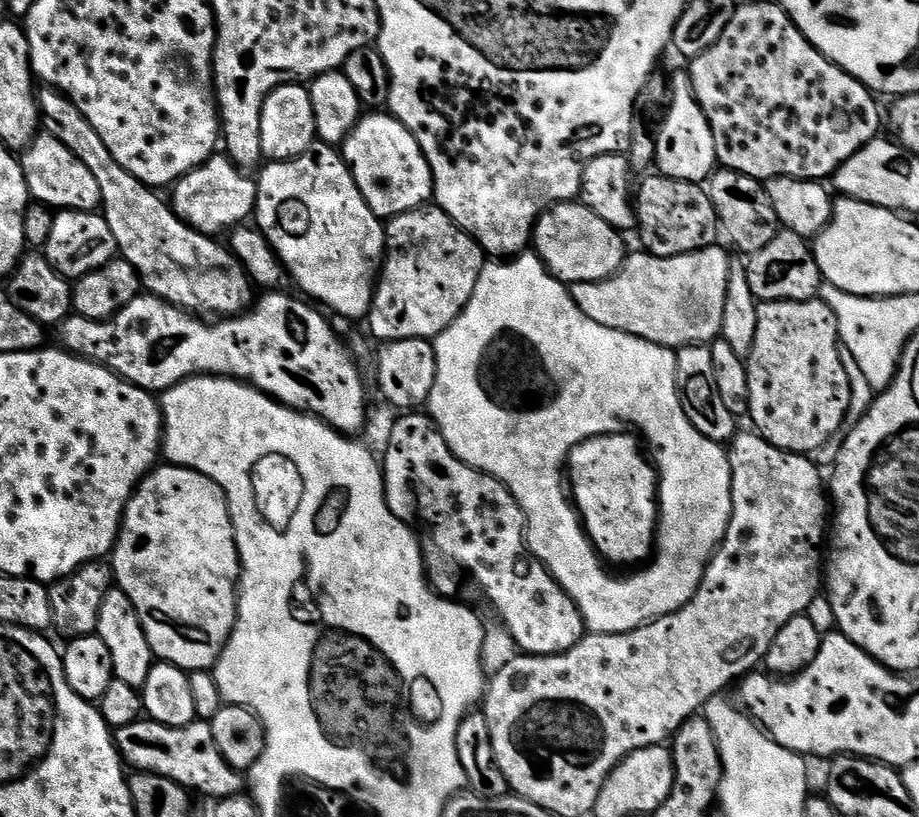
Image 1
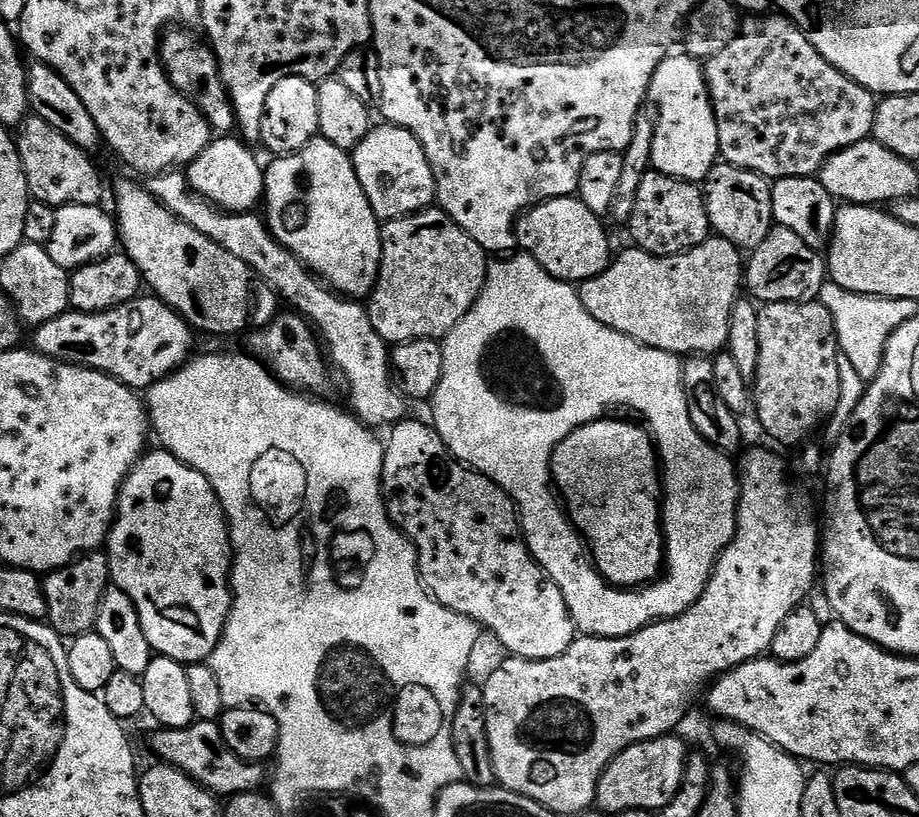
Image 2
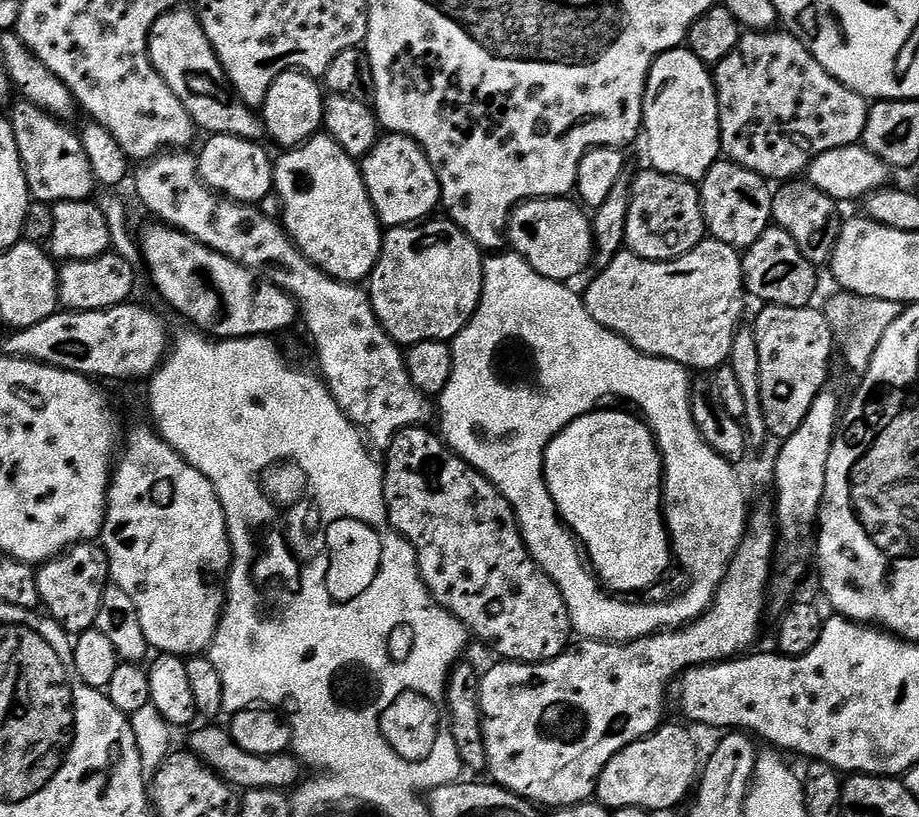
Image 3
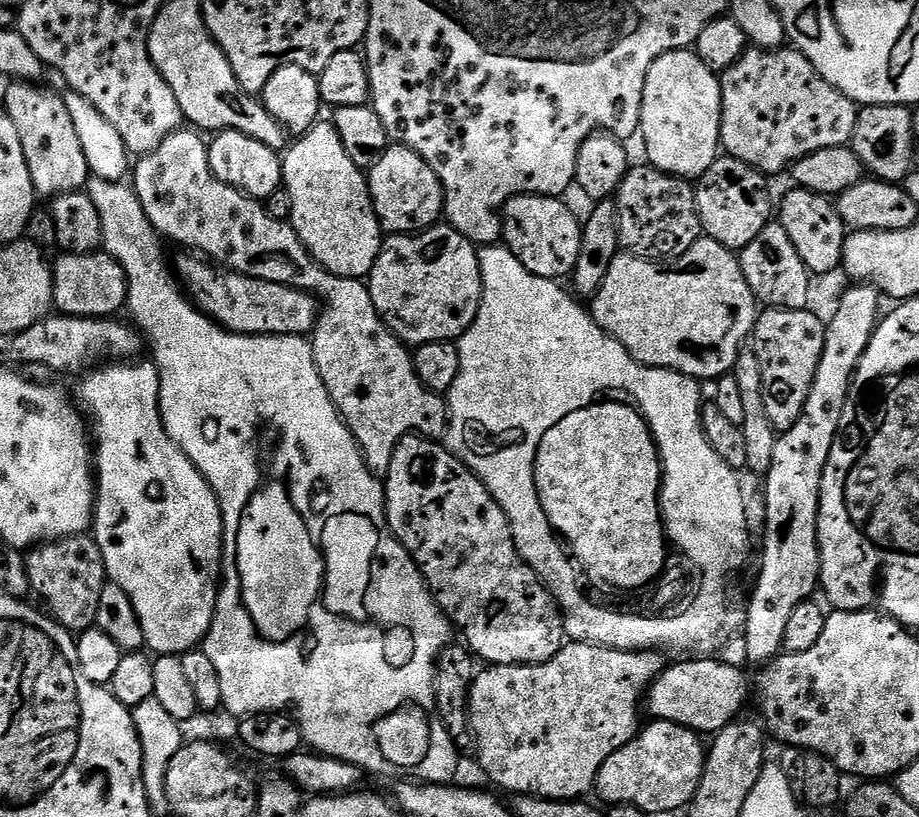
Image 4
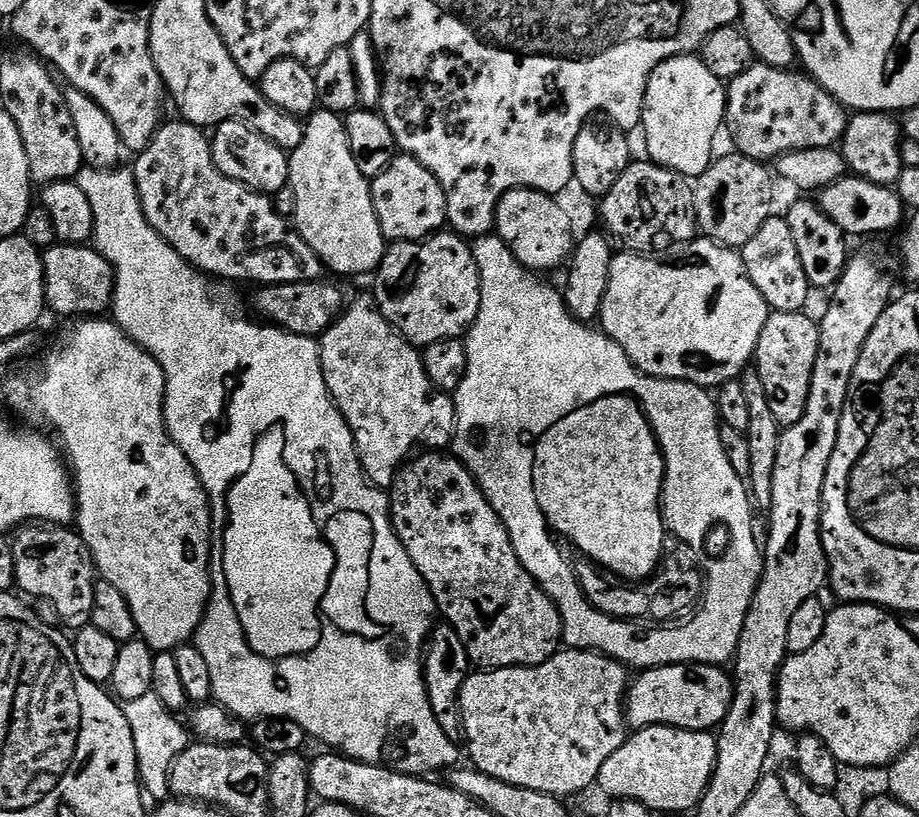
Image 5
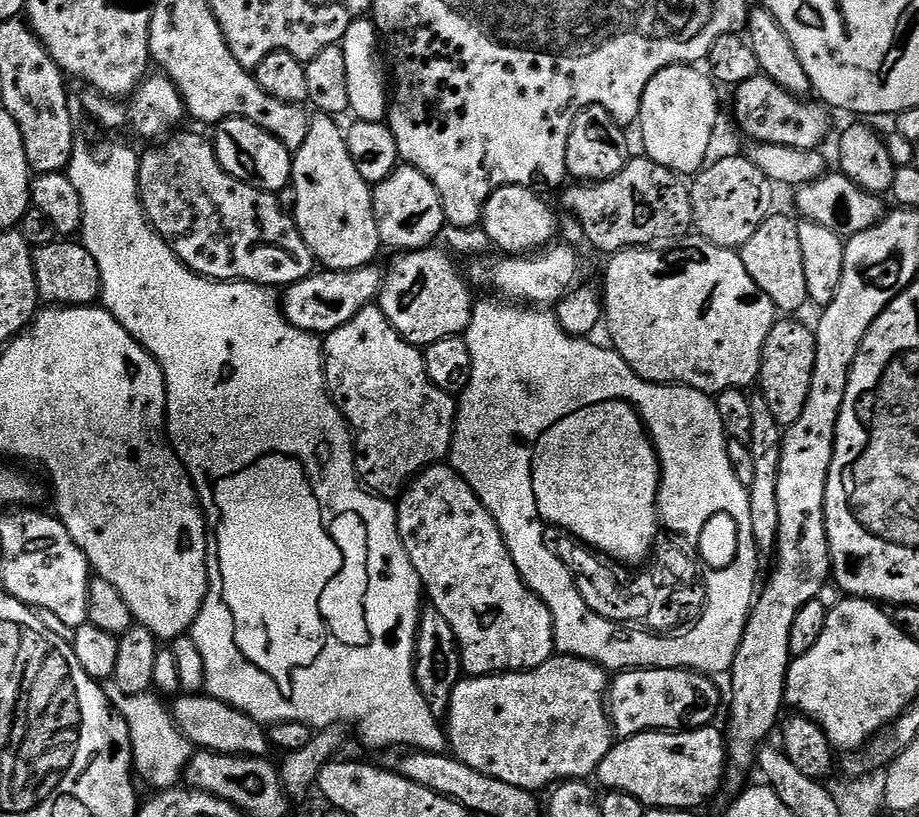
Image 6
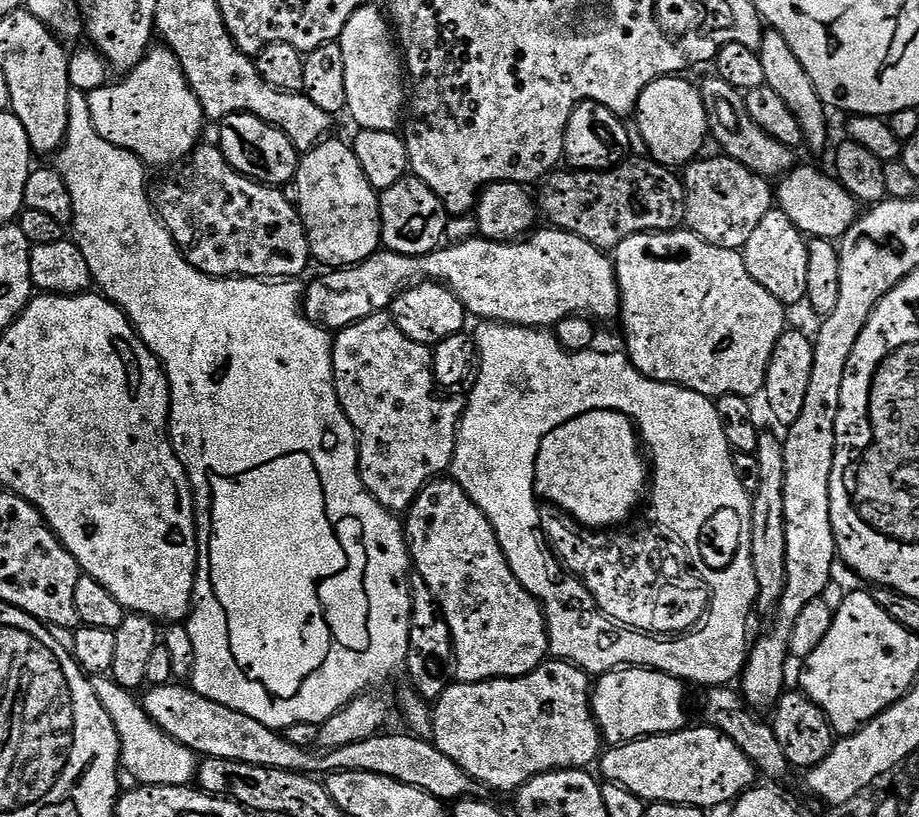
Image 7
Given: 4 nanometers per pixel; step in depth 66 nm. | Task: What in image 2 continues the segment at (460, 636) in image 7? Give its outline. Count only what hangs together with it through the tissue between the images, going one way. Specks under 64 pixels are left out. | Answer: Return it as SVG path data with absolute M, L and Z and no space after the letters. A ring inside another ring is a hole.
M405 418L399 424L391 425L388 436L388 444L383 445L384 469L382 470L381 485L384 489L384 503L388 506L388 517L392 523L407 536L408 541L416 547L416 561L420 567L420 580L427 588L428 593L438 601L442 606L454 610L473 620L475 624L480 625L481 629L490 631L496 635L496 640L505 648L505 653L521 660L549 660L558 658L570 650L570 646L578 638L578 629L570 605L566 598L562 598L562 590L559 584L554 583L546 574L544 567L532 556L532 551L528 549L528 544L524 540L524 530L520 526L520 518L516 503L510 499L507 494L499 488L493 480L487 480L485 476L473 469L471 466L461 464L454 455L449 445L446 443L443 435L437 432L431 423L423 424L420 420L411 420Z

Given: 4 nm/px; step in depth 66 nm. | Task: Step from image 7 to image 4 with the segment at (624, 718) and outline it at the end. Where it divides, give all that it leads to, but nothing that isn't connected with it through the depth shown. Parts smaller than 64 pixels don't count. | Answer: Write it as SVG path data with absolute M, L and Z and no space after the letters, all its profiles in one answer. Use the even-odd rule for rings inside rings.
M684 658L681 664L672 664L669 663L667 667L665 667L664 671L660 673L659 676L653 680L652 685L648 688L646 693L646 712L649 717L655 718L657 720L665 720L666 722L674 722L675 724L681 724L683 728L690 728L693 732L697 734L705 734L704 732L708 732L707 734L715 734L727 726L731 724L733 720L737 719L741 715L740 712L744 708L744 703L748 700L748 676L743 672L740 668L735 668L732 664L723 664L720 660L688 660L692 658Z

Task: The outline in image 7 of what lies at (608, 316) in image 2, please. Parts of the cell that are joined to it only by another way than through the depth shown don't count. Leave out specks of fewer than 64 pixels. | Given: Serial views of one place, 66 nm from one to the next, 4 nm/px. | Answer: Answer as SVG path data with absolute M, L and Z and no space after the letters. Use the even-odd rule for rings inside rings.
M691 230L639 232L614 250L614 263L620 291L618 324L624 327L623 347L643 376L663 384L680 384L709 398L753 398L763 393L774 346L778 346L778 338L786 330L786 306L750 278L750 270L746 270L746 262L737 249L714 246Z

